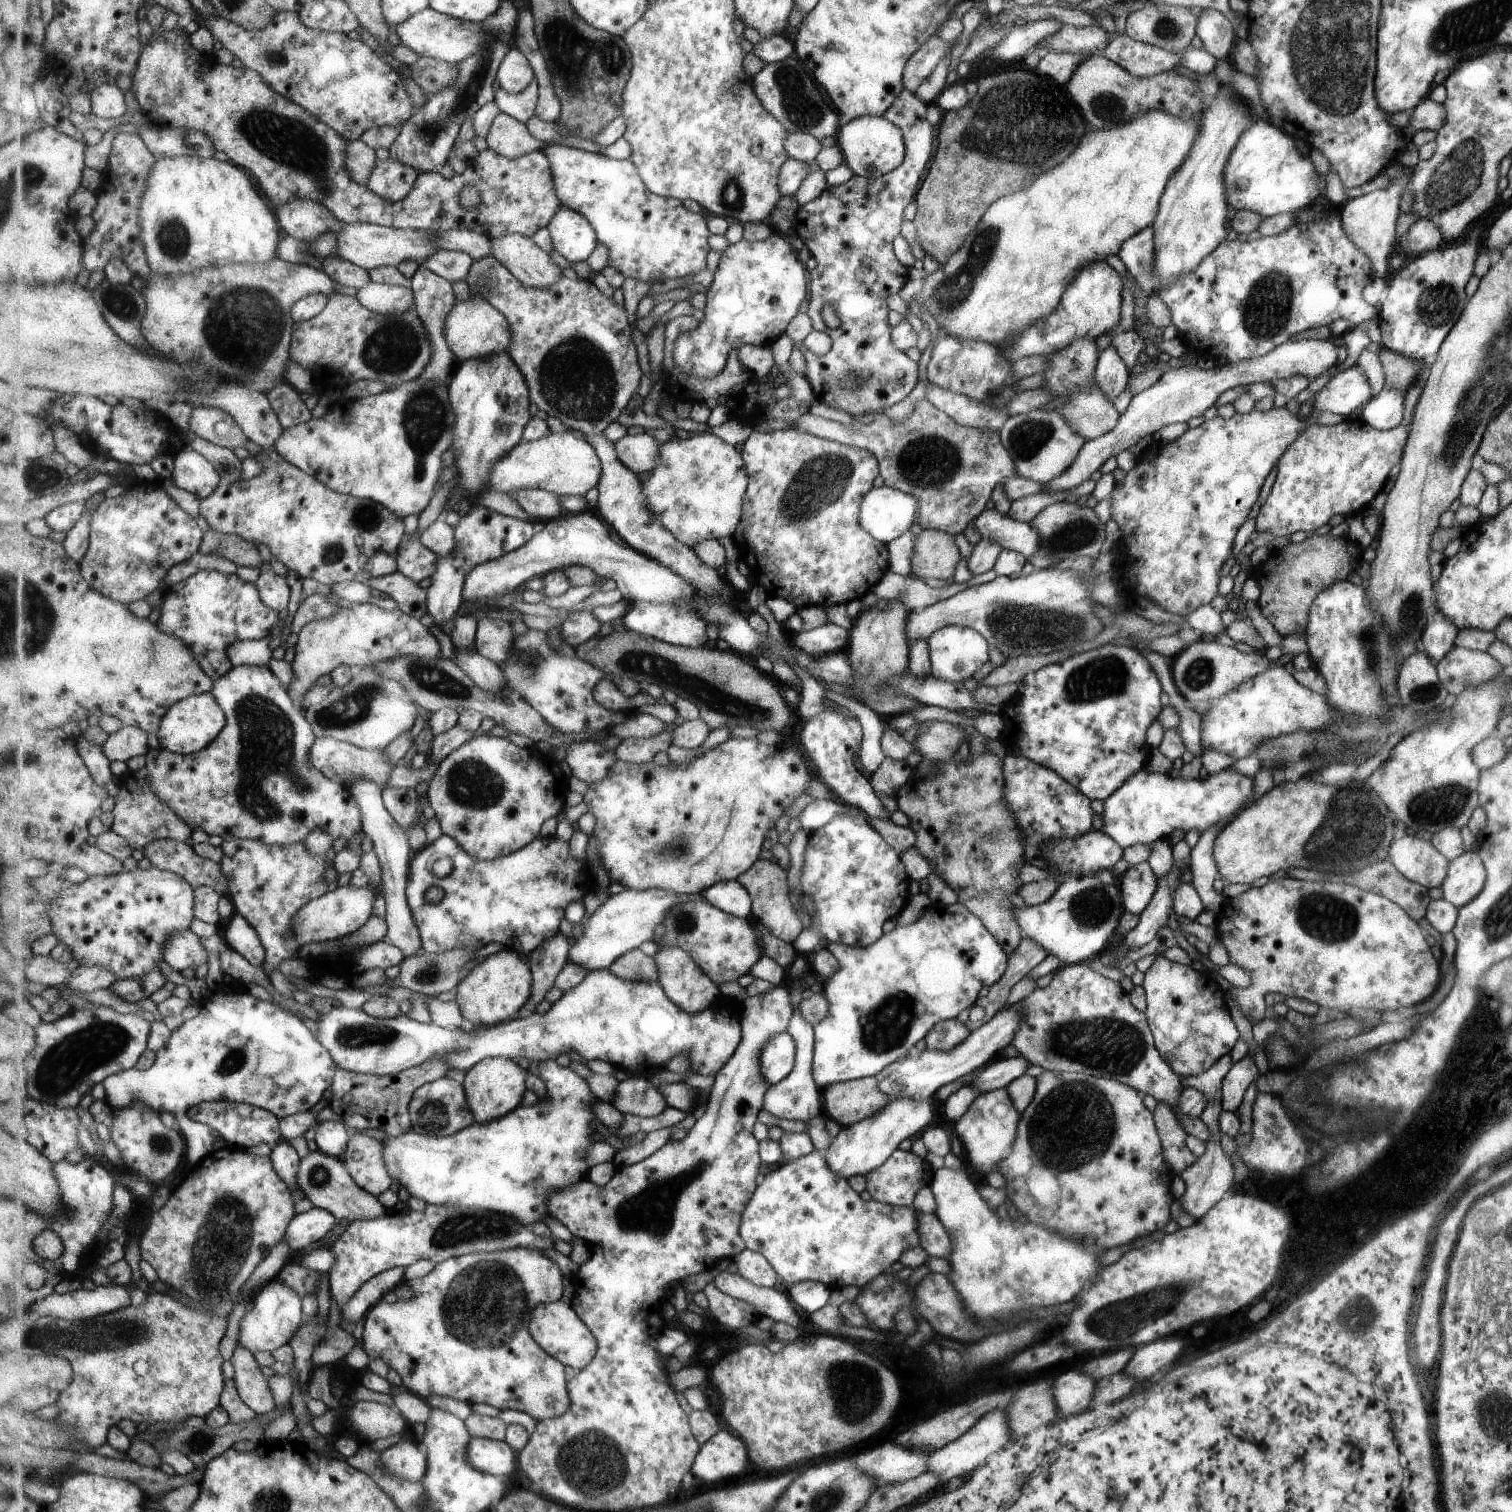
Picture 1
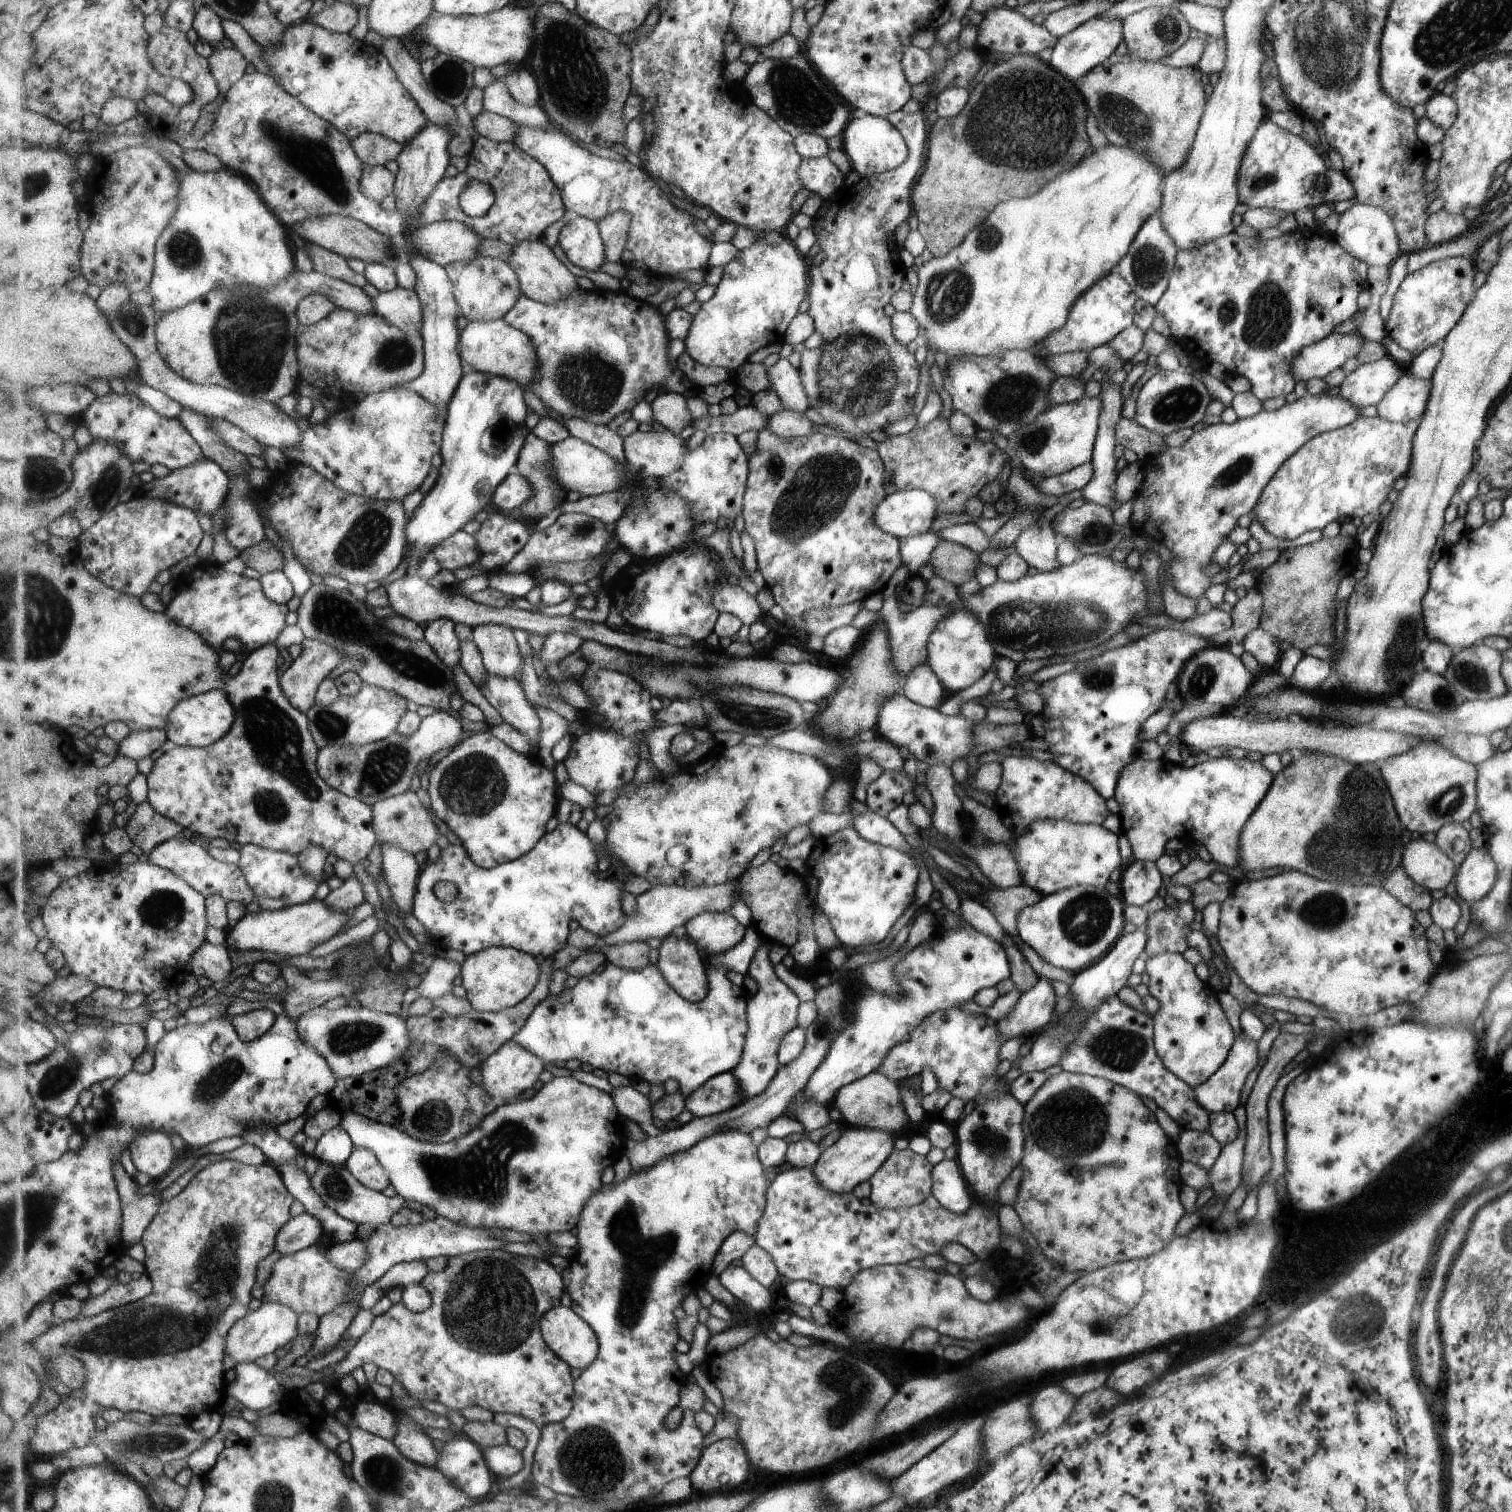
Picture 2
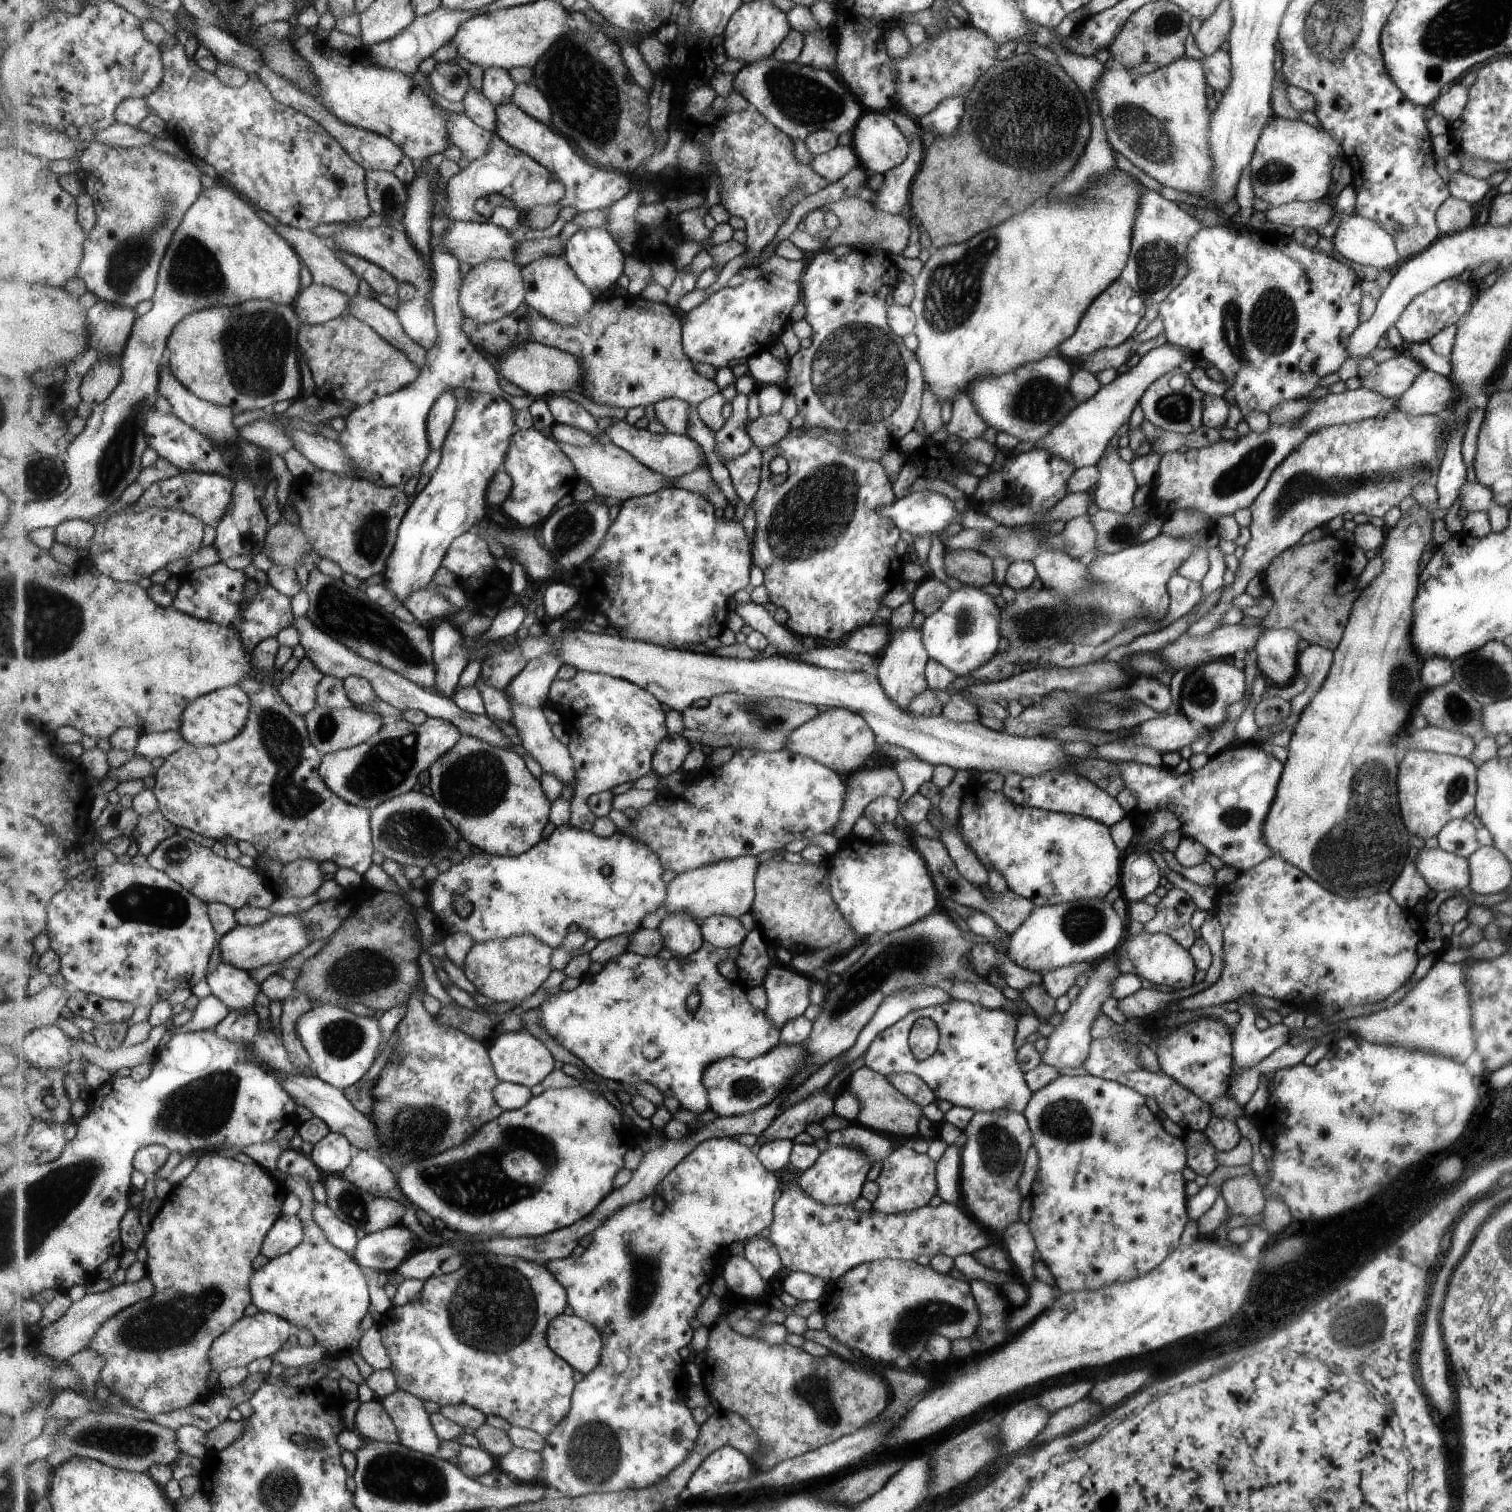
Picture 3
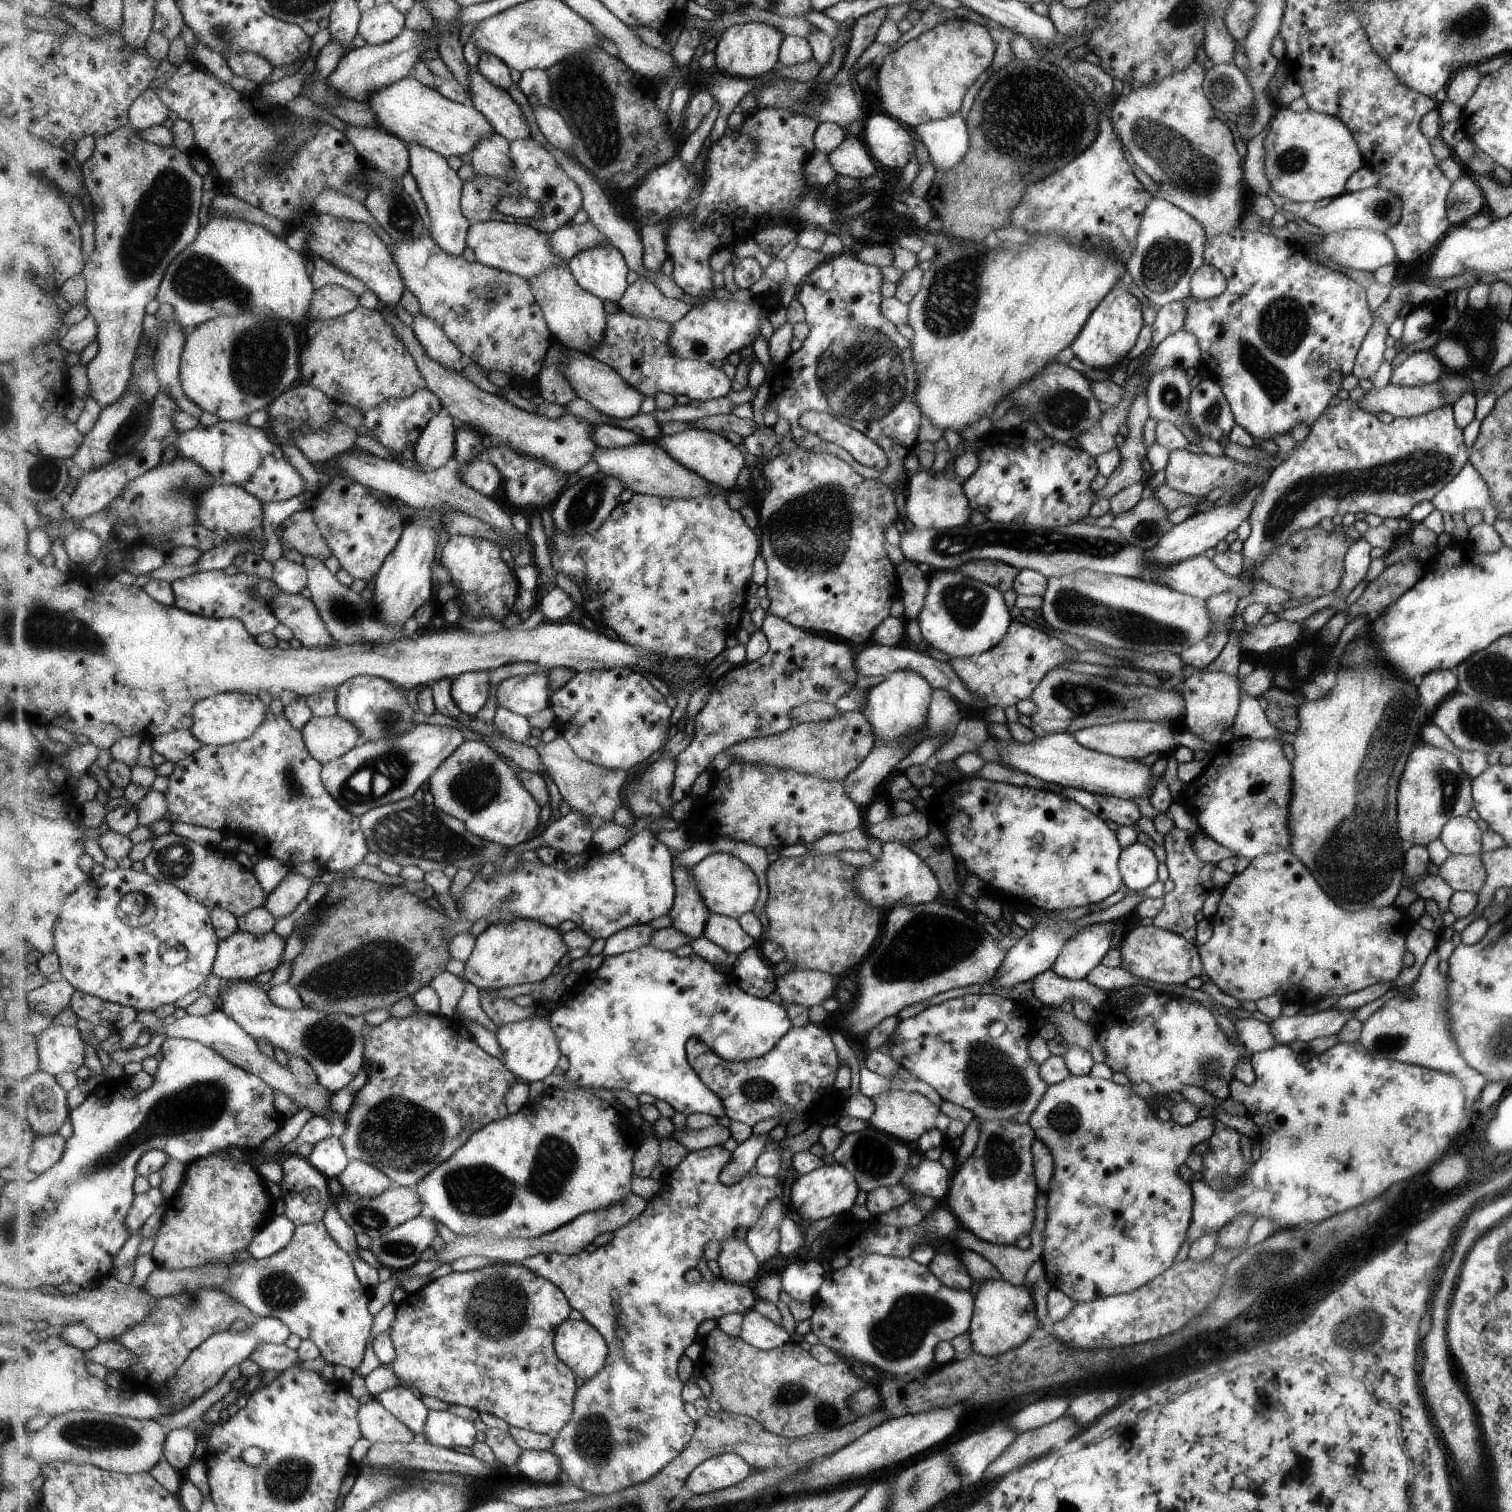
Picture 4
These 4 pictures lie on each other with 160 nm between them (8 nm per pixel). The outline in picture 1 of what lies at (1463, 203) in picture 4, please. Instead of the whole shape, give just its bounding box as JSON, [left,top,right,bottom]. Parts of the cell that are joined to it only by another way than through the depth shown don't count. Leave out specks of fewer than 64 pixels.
[1397,217,1444,258]

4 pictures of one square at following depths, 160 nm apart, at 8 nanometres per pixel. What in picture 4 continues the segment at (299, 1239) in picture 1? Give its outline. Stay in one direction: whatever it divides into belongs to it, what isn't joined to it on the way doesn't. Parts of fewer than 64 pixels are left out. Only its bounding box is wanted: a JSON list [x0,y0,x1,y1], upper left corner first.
[247,1214,298,1259]

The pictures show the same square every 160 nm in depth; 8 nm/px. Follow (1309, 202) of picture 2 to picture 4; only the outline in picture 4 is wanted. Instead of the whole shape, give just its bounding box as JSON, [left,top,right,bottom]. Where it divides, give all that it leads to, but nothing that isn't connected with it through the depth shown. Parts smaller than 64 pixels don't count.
[1262,106,1365,206]

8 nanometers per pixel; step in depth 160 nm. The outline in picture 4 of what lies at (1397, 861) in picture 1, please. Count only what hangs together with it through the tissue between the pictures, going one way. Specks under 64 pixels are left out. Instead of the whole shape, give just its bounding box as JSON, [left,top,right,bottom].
[1437,853,1486,894]

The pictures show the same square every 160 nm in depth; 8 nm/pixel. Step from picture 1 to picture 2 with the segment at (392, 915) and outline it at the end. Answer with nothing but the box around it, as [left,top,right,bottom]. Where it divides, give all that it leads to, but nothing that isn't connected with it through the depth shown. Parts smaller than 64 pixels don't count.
[381,844,423,915]

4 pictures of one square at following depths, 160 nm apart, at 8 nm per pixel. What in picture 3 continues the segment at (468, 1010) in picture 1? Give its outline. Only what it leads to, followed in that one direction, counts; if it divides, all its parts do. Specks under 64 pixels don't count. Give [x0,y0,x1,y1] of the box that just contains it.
[462,935,556,1006]

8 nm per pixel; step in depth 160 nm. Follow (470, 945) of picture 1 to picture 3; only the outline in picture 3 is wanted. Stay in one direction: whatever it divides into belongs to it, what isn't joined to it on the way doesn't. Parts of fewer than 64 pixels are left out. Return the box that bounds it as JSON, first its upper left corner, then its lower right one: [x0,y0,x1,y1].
[423,824,668,949]

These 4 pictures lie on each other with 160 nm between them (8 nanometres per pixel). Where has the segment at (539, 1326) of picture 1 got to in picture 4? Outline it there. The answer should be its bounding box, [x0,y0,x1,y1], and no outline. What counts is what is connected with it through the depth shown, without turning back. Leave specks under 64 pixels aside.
[555,1318,610,1382]

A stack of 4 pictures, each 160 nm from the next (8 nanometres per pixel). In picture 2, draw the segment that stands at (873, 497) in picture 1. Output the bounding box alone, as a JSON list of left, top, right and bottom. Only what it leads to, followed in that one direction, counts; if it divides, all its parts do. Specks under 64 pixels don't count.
[874,489,937,539]

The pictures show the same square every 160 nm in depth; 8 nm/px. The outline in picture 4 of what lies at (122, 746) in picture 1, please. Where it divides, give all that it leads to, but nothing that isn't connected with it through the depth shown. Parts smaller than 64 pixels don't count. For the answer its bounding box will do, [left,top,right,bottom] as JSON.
[149,729,204,763]

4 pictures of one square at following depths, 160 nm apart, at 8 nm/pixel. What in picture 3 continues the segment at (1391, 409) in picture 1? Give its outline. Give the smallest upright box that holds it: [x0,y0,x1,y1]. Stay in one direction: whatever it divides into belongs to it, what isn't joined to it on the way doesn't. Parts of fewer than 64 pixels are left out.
[1396,368,1457,415]

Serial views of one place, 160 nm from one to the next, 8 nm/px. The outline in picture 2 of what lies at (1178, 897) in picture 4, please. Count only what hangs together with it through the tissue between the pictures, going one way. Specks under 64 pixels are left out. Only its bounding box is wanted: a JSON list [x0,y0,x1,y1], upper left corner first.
[1143,901,1195,957]

